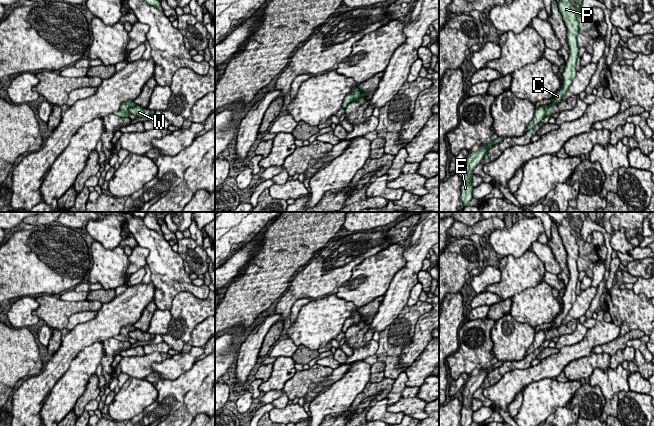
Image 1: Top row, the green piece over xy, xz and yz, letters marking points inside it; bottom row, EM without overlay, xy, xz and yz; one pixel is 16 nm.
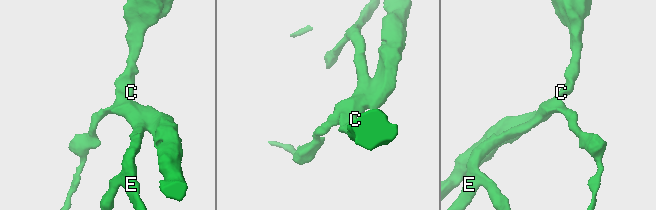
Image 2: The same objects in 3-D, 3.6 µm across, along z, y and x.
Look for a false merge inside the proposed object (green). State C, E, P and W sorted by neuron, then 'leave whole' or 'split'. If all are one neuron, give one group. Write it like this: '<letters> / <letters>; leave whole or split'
C E P / W; split

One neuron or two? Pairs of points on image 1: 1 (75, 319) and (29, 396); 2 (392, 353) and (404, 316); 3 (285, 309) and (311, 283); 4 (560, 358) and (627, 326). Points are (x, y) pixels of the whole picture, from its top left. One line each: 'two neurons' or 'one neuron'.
1: two neurons
2: one neuron
3: one neuron
4: two neurons

